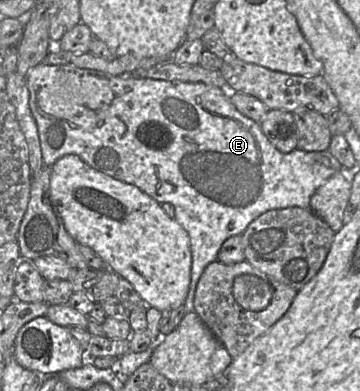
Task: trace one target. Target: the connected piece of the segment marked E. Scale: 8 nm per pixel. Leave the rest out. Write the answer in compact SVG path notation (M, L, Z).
M44 62L31 68L25 78L29 90L29 106L37 124L42 160L45 166L51 167L64 155L75 154L95 170L138 187L158 203L167 202L174 206L174 219L186 232L191 252L191 280L184 303L185 314L194 311L194 297L198 281L207 265L217 260L218 252L226 239L234 235L241 235L253 220L269 210L288 207L310 208L309 199L305 204L304 190L313 181L320 182L318 189L332 175L343 169L343 166L331 154L329 149L325 151L304 151L296 148L289 153L282 153L277 150L263 133L260 124L244 116L235 108L229 99L227 89L203 83L113 76L100 71L81 69L73 65L51 65Z

